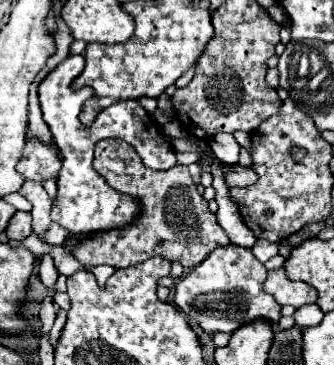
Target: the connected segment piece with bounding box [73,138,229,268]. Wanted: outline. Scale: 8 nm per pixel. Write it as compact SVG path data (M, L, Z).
M111 138L97 142L93 166L115 190L133 194L141 200L141 216L129 228L95 232L85 238L73 250L73 256L81 264L109 264L115 268L127 268L153 256L163 256L171 262L181 262L185 268L193 268L201 264L213 248L229 244L229 238L217 224L215 214L209 212L207 200L203 200L193 184L187 166L177 164L171 170L149 170L141 164L137 152L127 142Z

